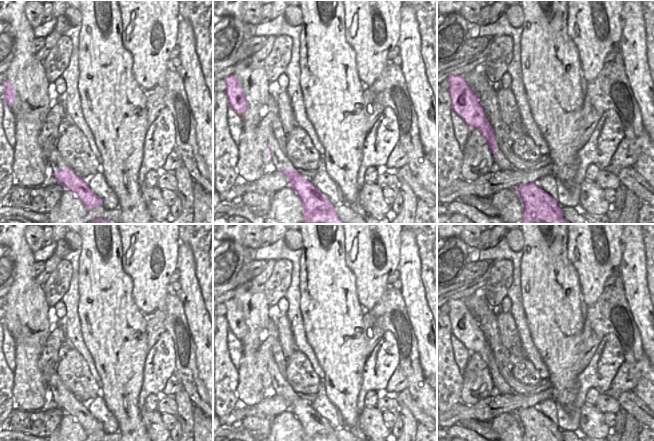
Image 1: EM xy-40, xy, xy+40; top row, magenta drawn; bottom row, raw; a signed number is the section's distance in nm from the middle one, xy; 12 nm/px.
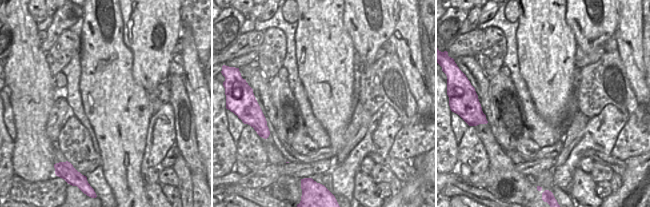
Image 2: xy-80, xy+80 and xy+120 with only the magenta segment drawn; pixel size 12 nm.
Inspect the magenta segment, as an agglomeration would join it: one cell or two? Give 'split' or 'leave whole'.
leave whole

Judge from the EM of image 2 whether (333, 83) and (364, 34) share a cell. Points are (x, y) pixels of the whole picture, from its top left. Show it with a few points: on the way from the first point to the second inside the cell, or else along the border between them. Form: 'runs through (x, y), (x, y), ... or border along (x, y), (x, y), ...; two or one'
border along (345, 28), (356, 52); two

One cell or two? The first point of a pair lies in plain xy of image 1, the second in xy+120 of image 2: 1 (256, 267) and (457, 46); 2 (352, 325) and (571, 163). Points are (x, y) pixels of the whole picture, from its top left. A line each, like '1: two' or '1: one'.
1: one
2: two

